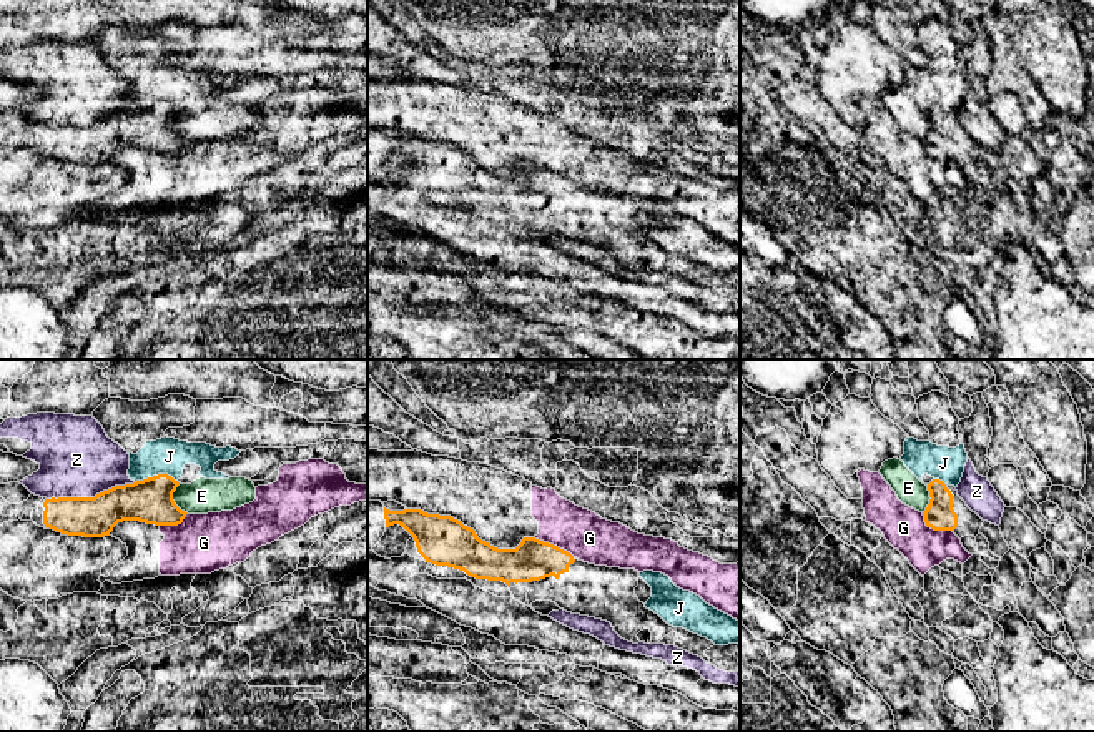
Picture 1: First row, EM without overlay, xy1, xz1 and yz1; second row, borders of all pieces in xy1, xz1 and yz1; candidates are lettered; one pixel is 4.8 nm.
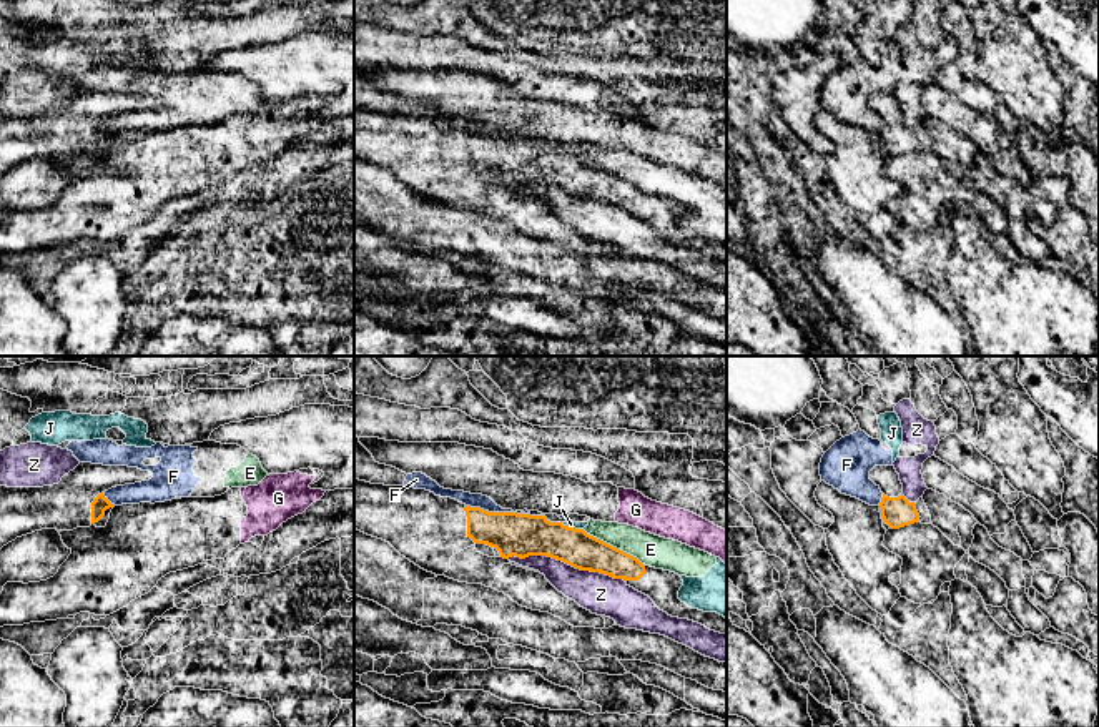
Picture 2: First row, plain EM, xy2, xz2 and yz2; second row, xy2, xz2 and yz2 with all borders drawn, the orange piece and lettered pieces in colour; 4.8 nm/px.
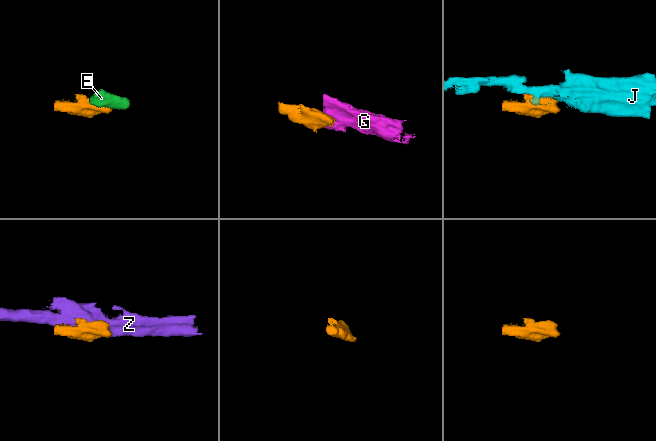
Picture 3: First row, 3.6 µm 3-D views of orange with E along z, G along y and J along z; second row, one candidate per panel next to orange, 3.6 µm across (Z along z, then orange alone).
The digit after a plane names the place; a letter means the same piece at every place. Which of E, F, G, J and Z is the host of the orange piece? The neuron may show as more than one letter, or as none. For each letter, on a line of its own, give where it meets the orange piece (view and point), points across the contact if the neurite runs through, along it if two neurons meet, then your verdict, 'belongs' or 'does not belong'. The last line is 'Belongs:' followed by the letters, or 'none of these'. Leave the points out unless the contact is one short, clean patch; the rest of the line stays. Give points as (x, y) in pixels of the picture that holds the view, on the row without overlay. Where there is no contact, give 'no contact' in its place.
E: xz2 (612, 173) | along xz2 (582, 157), (632, 182), (642, 192) | does not belong
F: xz2 (492, 140) | does not belong
G: xz1 (552, 172) | along xz1 (534, 163), (574, 183) | does not belong
J: xy1 (158, 102) | does not belong
Z: xz2 (566, 190) | does not belong
Belongs: none of these

